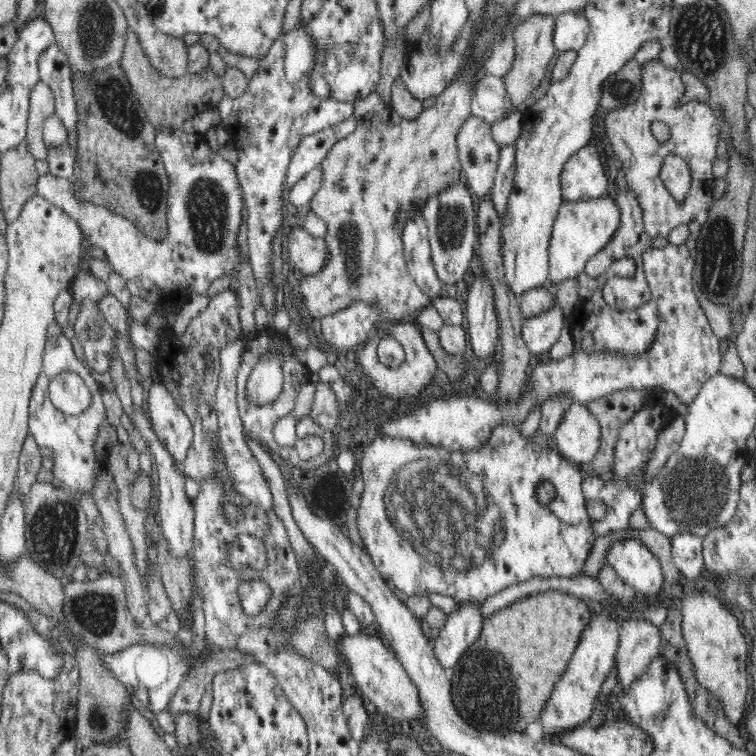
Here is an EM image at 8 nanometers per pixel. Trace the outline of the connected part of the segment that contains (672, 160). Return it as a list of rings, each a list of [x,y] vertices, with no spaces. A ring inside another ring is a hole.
[[[678,155],[666,156],[661,166],[661,179],[676,201],[687,197],[691,189],[691,170]]]

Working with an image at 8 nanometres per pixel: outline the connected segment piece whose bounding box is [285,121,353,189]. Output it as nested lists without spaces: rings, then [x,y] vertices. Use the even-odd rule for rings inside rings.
[[[350,121],[340,125],[324,128],[317,134],[306,136],[295,148],[285,178],[285,188],[292,188],[314,168],[320,167],[322,160],[329,156],[336,142],[352,131]]]

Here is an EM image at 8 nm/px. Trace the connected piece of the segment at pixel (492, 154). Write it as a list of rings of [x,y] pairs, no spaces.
[[[474,115],[468,117],[457,142],[462,177],[471,194],[476,198],[491,194],[501,147],[492,137],[490,124]]]

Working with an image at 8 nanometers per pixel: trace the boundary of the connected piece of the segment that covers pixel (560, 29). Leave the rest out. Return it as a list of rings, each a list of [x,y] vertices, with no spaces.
[[[564,12],[556,17],[554,47],[563,51],[580,51],[589,36],[589,22],[584,12]]]

